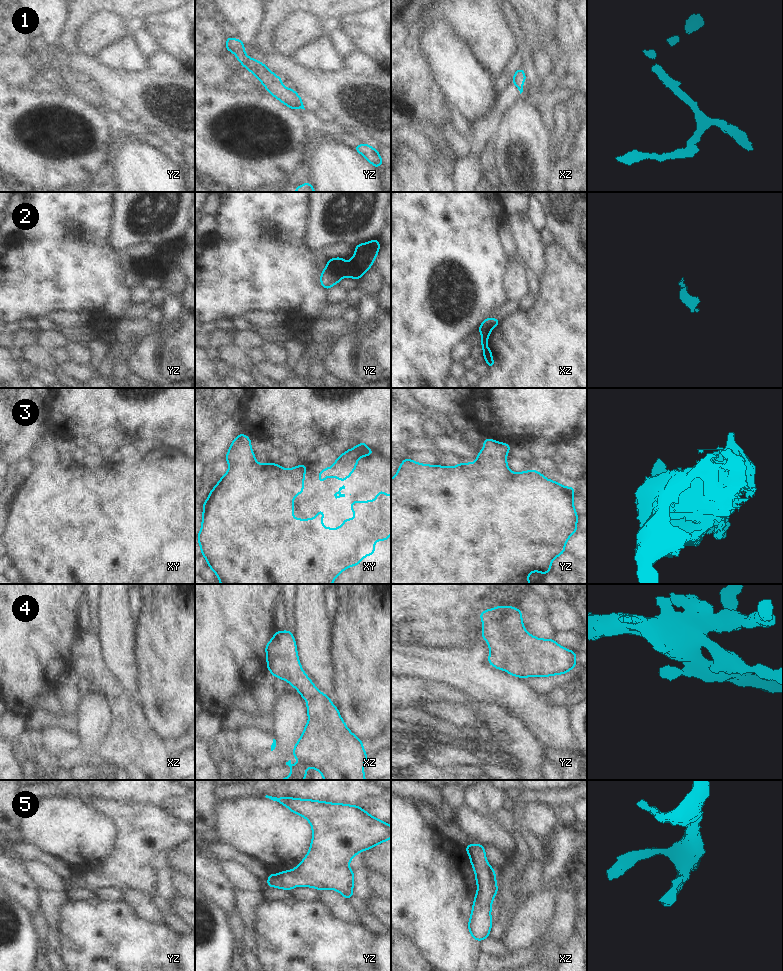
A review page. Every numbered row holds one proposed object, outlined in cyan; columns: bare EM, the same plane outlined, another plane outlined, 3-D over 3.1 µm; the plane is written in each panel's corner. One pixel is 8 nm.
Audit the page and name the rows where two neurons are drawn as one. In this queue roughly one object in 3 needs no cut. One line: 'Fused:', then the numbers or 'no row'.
Fused: 2

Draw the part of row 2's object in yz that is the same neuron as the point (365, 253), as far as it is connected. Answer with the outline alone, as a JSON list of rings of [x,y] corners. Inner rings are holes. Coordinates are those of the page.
[[[378,238],[368,243],[361,243],[356,245],[355,254],[349,262],[345,262],[342,257],[328,259],[326,269],[335,271],[340,278],[349,276],[358,280],[367,270],[371,269],[379,249]]]

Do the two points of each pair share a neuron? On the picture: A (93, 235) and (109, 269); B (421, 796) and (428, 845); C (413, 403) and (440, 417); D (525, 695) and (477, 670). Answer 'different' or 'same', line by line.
A: same
B: different
C: same
D: same

